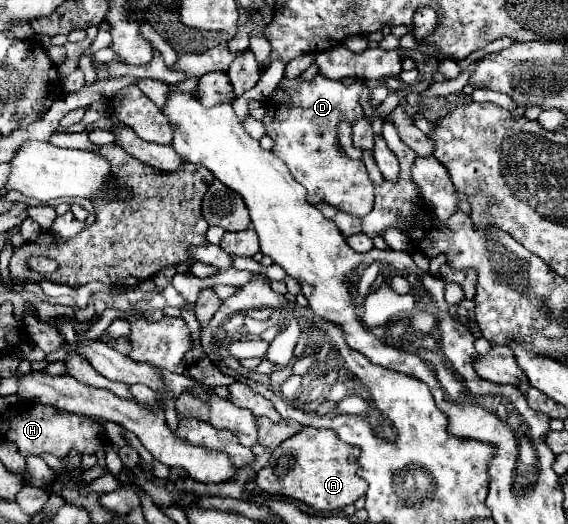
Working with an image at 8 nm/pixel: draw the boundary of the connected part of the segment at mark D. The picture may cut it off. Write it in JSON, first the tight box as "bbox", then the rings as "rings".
{"bbox":[262,74,374,218],"rings":[[[316,74],[312,80],[302,80],[302,76],[284,76],[274,96],[266,100],[266,118],[262,122],[266,134],[276,140],[274,154],[288,166],[294,180],[308,190],[310,204],[326,202],[362,218],[374,206],[374,184],[368,178],[364,162],[348,158],[338,142],[338,124],[342,120],[364,118],[358,94],[360,80],[354,78],[330,80]]]}

